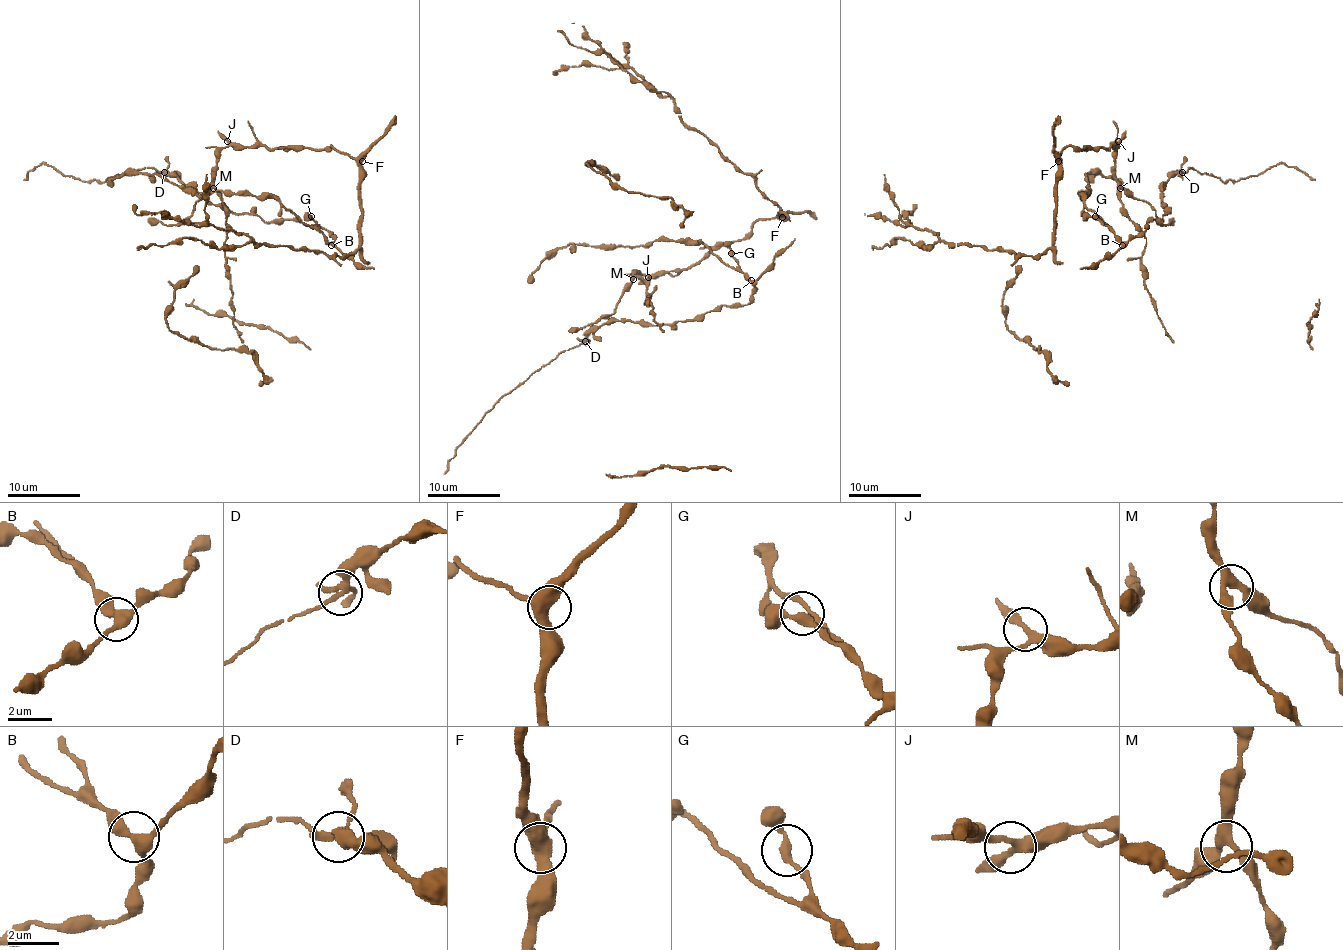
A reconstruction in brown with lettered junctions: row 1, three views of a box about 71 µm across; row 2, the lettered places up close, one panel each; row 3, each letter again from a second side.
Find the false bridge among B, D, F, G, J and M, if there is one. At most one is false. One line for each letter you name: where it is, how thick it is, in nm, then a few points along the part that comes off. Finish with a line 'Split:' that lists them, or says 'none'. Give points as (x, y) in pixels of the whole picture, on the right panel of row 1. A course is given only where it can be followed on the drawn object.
D: place (1182, 172); calibre 240 nm; course (1182, 172), (1193, 168), (1222, 181), (1235, 181), (1285, 163), (1315, 179)
Split: D

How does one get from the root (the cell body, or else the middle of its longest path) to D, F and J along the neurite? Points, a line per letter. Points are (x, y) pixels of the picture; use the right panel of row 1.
D: (1098, 148), (1117, 146), (1115, 177), (1135, 197), (1146, 203), (1160, 196), (1167, 181), (1182, 172)
F: (1098, 148), (1066, 146), (1058, 161)
J: (1098, 148), (1113, 146), (1118, 141)

